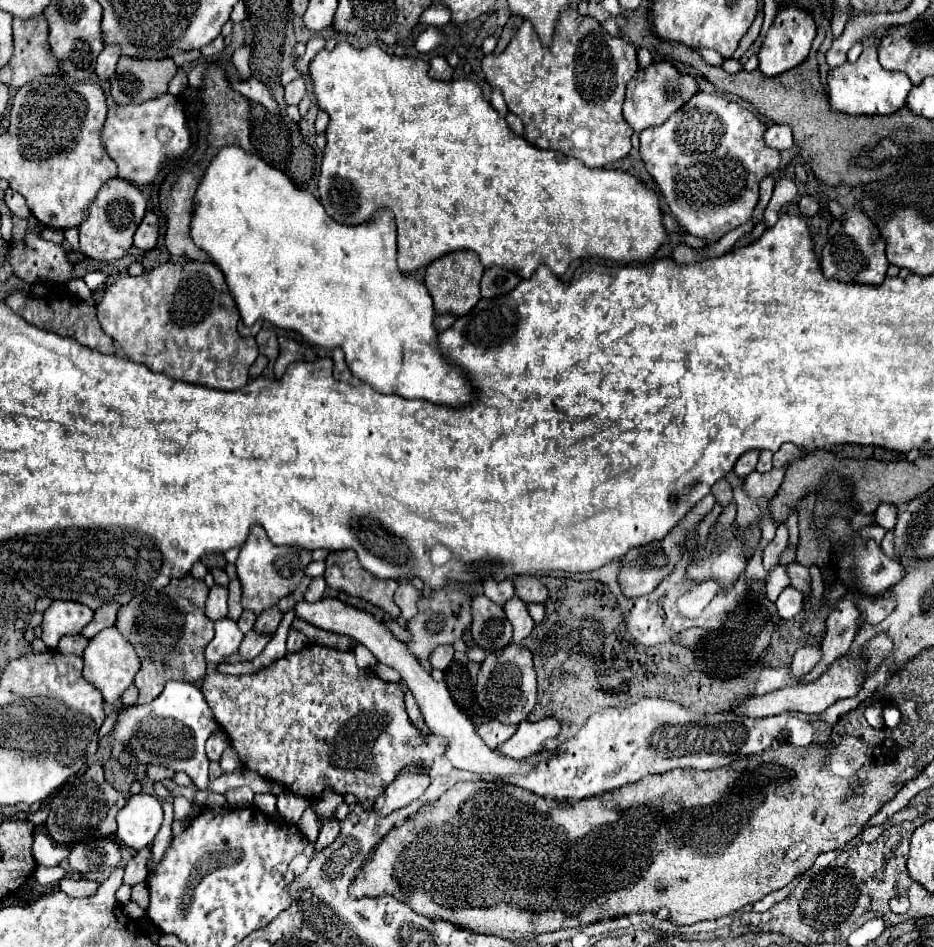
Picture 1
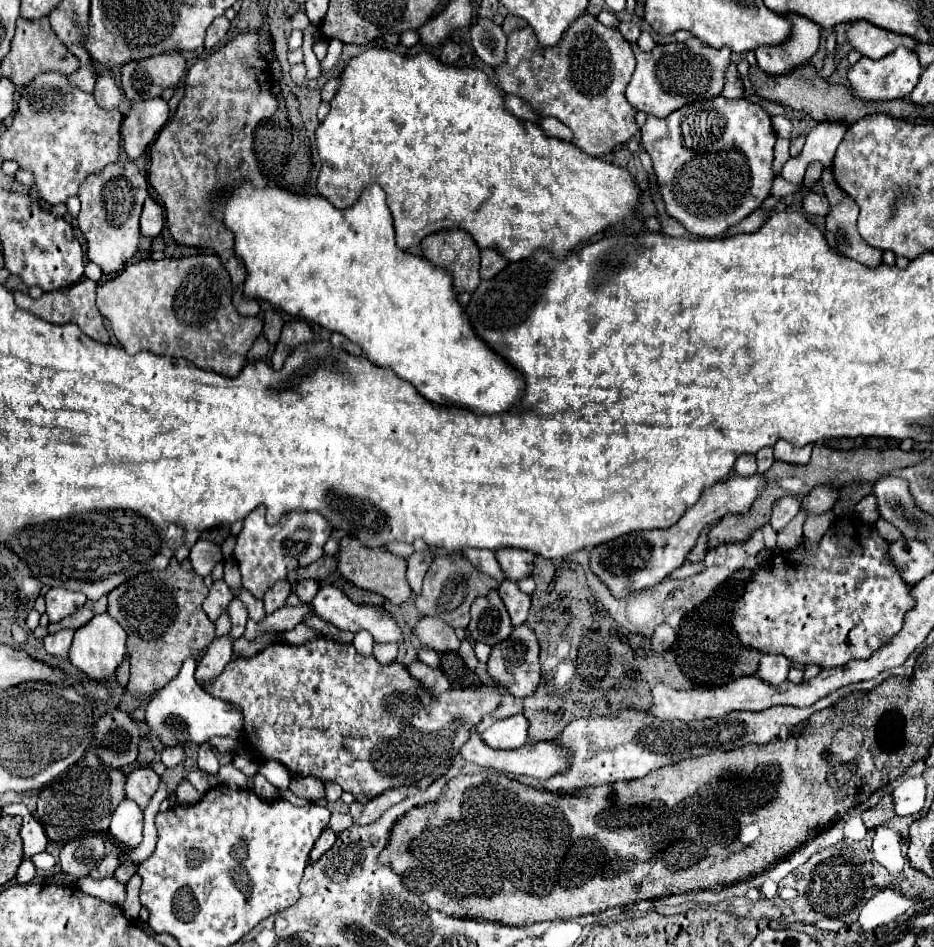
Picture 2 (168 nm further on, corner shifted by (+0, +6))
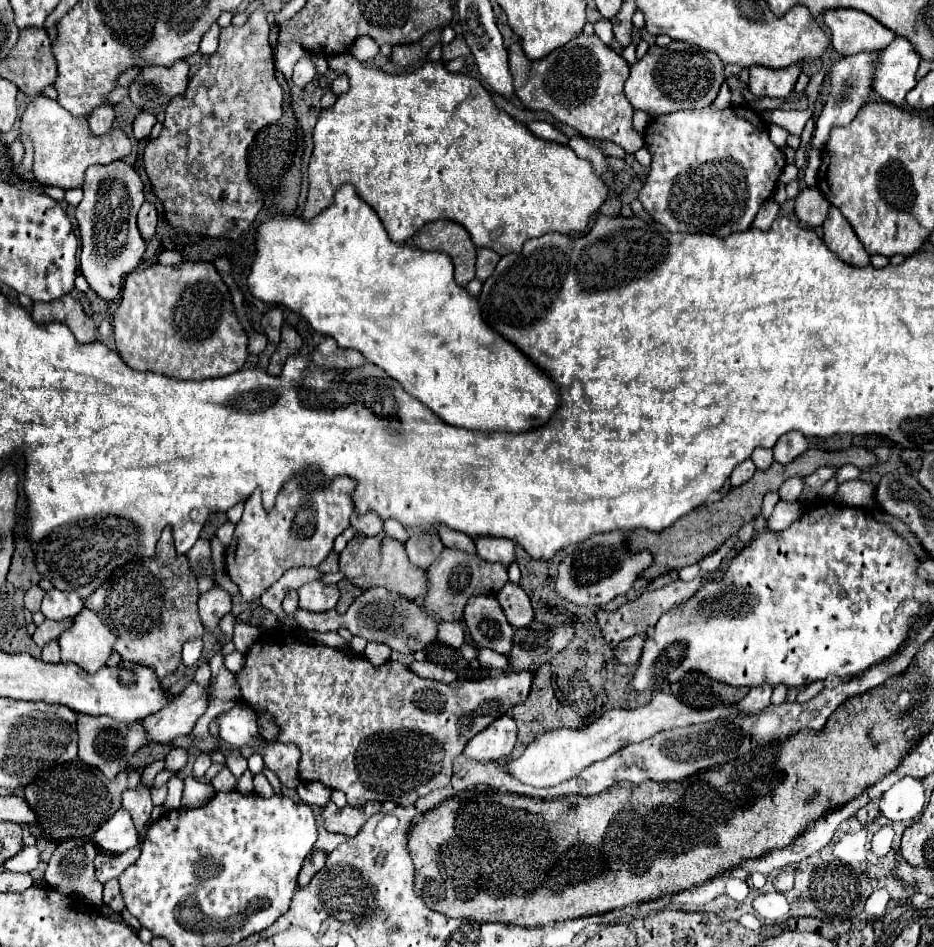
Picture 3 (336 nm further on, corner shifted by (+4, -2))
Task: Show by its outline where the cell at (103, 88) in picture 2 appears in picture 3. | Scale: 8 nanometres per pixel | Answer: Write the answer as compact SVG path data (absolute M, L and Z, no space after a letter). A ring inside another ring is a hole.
M104 104L104 106L98 106L92 114L90 114L90 128L94 134L104 134L112 128L112 122L114 122L114 106L112 104Z

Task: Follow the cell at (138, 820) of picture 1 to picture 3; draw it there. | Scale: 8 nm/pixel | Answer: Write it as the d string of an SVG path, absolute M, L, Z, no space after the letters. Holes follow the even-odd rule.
M118 810L106 824L98 828L94 834L94 842L112 854L120 854L130 850L138 844L138 832L134 828L134 822L126 810Z

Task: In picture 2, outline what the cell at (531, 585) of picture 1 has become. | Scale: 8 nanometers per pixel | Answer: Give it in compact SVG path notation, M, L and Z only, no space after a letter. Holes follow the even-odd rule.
M506 548L506 550L496 550L494 554L496 554L496 560L498 560L502 572L512 580L530 576L530 570L534 568L534 564L532 564L534 554L530 550Z

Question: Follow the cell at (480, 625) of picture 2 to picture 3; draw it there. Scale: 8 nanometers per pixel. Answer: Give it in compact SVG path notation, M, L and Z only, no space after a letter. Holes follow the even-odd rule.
M494 596L472 598L464 610L464 622L478 648L490 648L500 654L510 652L514 630Z

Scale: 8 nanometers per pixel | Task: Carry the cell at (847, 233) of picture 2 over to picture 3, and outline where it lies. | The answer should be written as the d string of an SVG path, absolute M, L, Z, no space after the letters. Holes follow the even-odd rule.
M832 206L826 220L824 220L824 242L826 246L846 264L864 268L870 264L870 256L866 254L864 246L858 242L858 236L854 234L850 222L844 218L844 214Z

